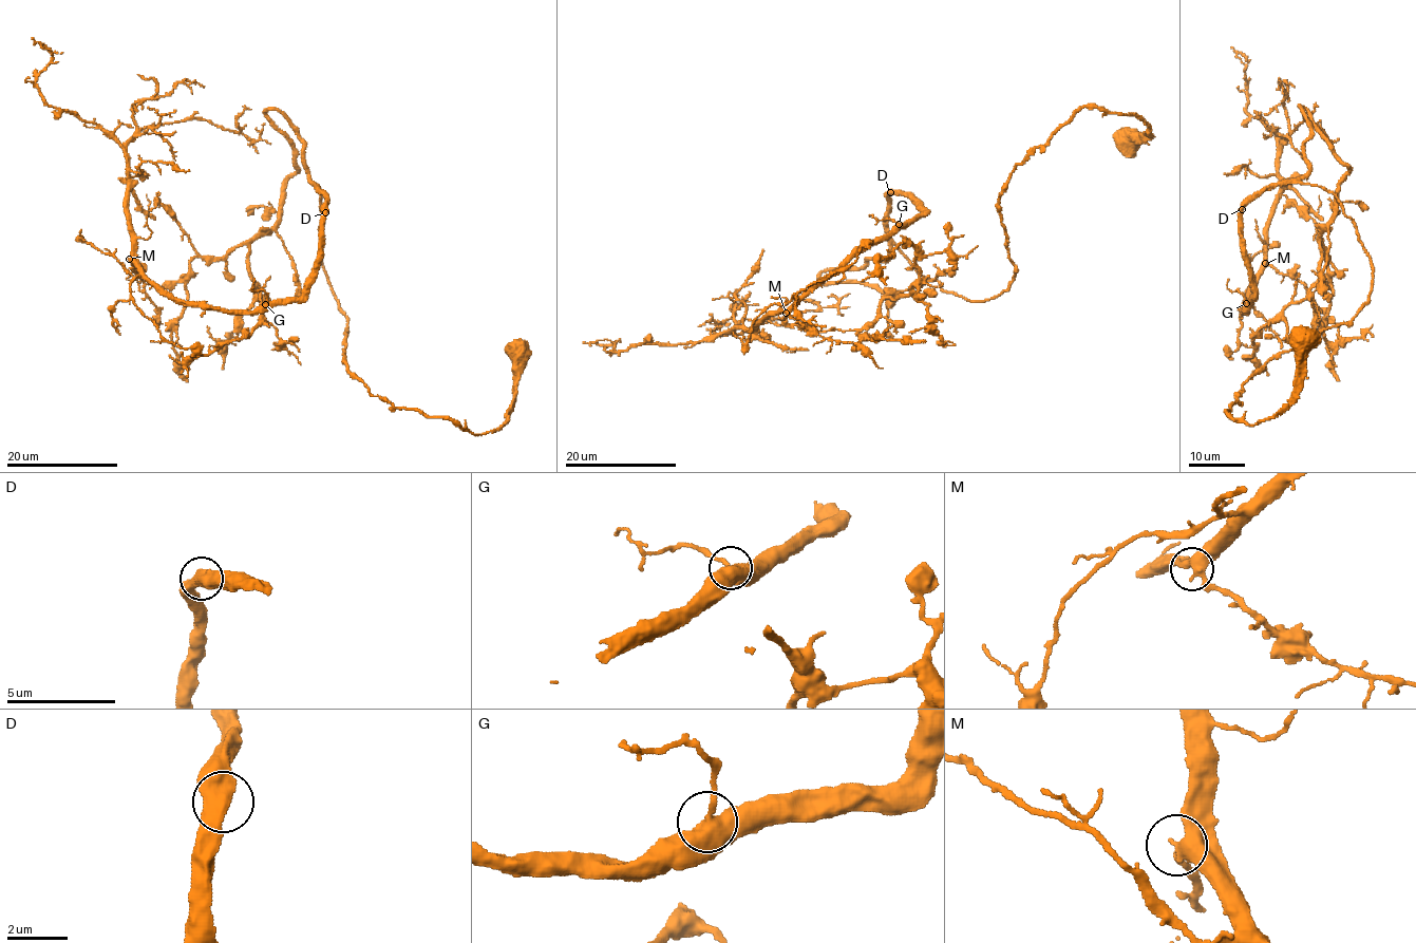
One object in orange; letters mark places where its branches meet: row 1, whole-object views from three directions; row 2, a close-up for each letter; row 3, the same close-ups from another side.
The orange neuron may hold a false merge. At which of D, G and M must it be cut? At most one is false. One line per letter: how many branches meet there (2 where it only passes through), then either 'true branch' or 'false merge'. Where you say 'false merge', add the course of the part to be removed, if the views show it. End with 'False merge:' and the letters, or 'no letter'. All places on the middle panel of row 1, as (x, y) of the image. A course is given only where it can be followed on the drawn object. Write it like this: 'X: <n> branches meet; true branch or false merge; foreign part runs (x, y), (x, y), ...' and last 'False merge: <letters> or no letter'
D: 2 branches meet; true branch
G: 2 branches meet; true branch
M: 2 branches meet; true branch
False merge: no letter

